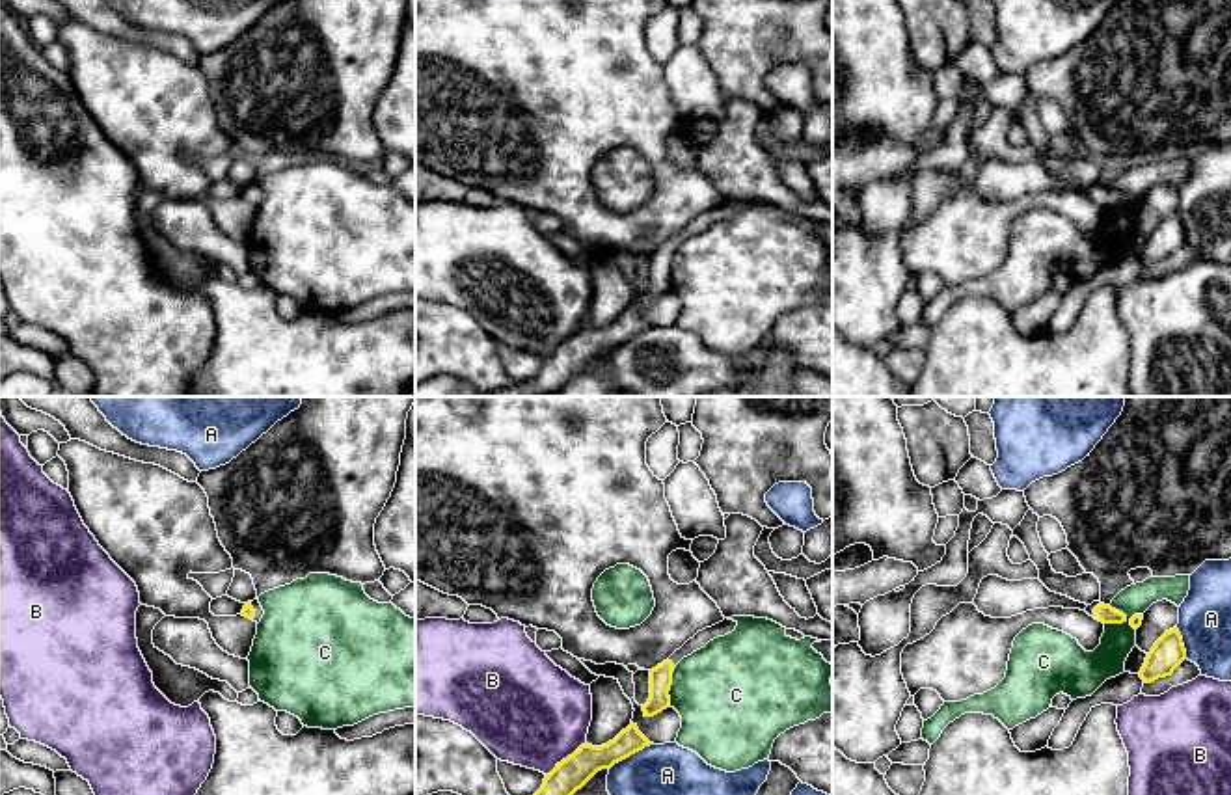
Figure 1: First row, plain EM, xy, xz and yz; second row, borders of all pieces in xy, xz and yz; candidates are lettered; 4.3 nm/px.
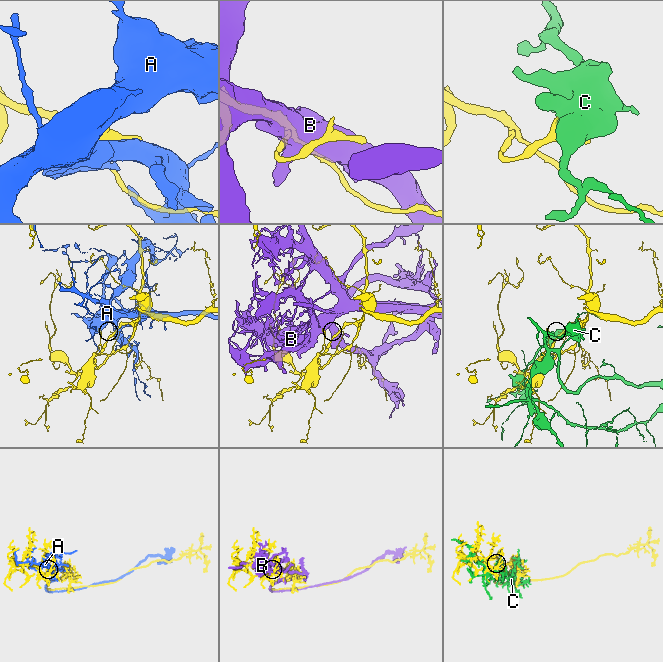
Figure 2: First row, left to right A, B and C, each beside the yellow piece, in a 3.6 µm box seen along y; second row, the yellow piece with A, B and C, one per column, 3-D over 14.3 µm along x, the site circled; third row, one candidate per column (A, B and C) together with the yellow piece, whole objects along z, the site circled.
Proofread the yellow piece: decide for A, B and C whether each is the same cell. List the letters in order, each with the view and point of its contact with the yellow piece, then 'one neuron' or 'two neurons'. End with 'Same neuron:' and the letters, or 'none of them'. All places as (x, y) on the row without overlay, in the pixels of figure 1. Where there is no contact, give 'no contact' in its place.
A: xz (630, 337) | two neurons
B: xz (567, 341) | two neurons
C: yz (1123, 203) | two neurons
Same neuron: none of them

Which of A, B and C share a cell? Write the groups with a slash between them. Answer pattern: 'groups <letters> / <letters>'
groups A / B / C

